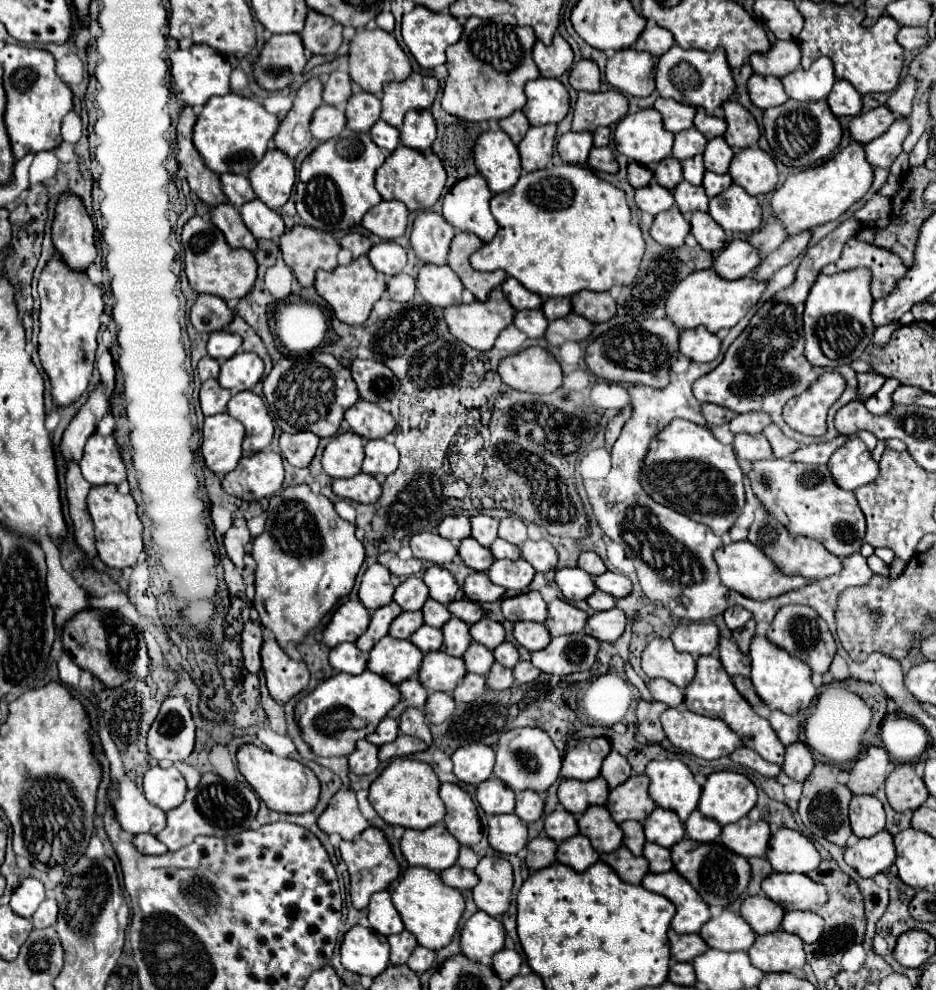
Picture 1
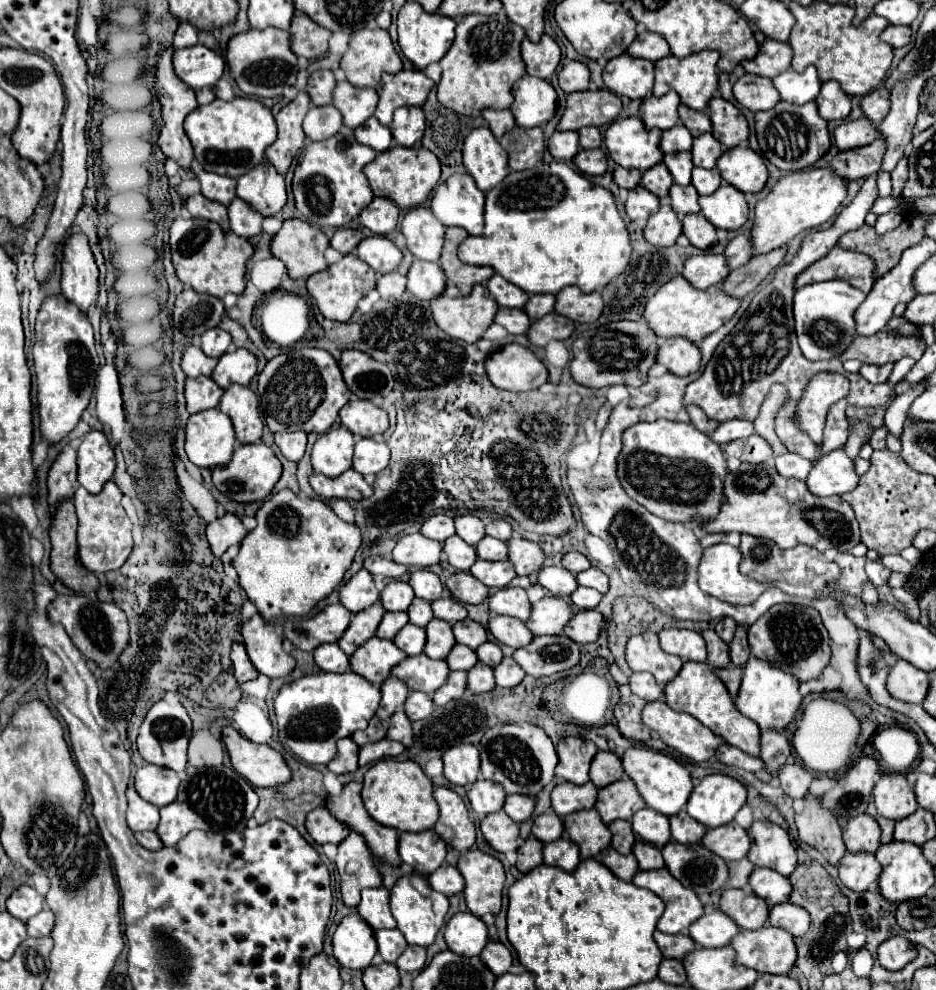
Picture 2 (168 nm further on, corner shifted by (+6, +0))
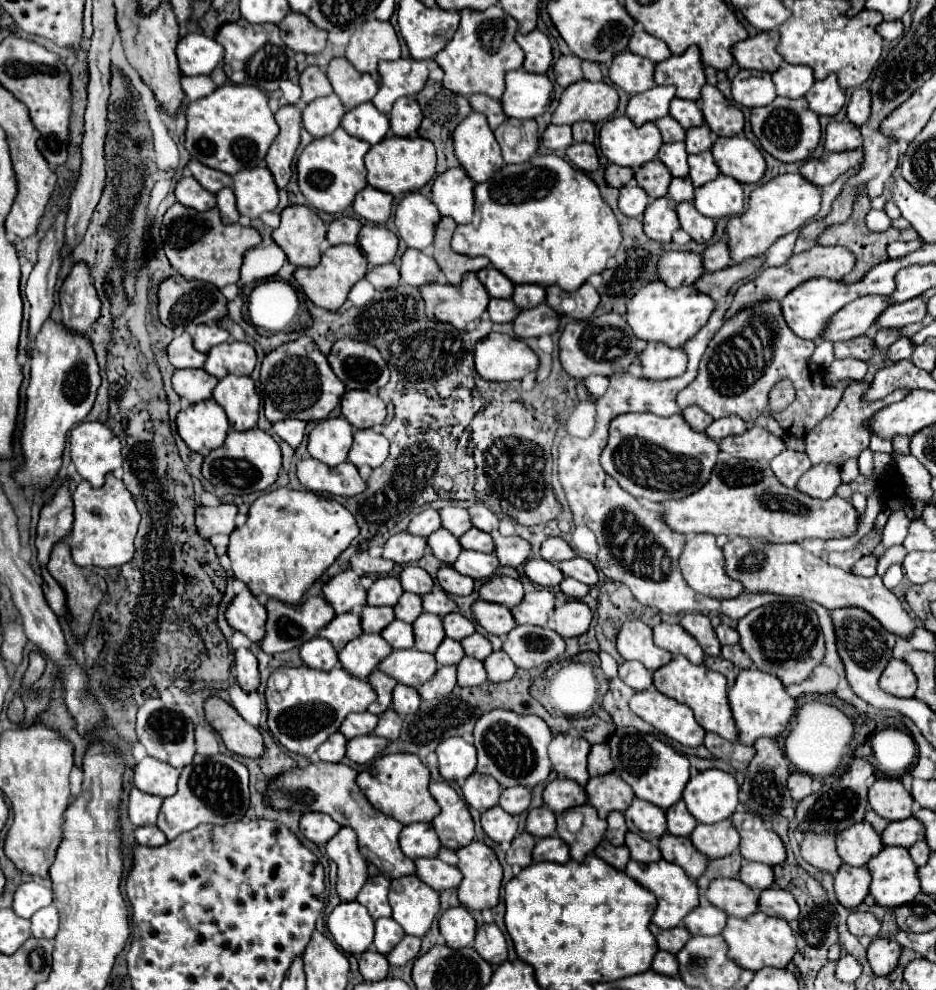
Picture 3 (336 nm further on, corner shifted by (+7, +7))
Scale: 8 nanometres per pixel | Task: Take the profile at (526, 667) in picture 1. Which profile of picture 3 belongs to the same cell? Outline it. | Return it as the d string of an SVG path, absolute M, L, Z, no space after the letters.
M496 651L496 653L490 653L486 659L484 659L484 667L486 667L486 673L488 673L488 681L508 681L510 677L514 677L516 673L516 667L514 663L510 661L510 657L506 657L506 653L502 651Z

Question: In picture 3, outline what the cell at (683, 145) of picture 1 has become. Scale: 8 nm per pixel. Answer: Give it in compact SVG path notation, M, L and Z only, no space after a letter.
M666 115L666 117L662 117L662 119L658 119L658 121L654 121L656 123L656 127L660 129L660 133L662 133L662 139L664 139L664 143L674 143L674 141L684 141L684 129L678 125L678 121L674 121L670 115Z

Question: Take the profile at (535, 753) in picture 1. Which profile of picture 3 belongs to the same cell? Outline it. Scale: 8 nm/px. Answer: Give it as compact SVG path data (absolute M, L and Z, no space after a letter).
M494 709L484 713L474 727L474 747L478 751L478 773L490 775L494 777L502 787L514 787L514 785L522 785L522 787L536 787L540 783L546 781L546 777L550 775L550 757L548 757L548 743L552 741L552 733L548 729L548 725L544 723L544 719L536 717L536 715L518 715L514 711L506 711L506 709Z

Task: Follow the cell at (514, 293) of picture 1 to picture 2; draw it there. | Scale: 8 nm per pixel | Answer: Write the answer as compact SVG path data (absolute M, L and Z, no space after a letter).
M499 274L491 276L491 280L487 282L487 288L501 308L523 308L525 302L529 300L527 292L523 292L515 284L503 280L503 276L499 276Z

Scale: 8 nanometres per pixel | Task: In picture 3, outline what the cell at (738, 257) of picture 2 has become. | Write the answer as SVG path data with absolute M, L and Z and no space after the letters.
M718 241L710 247L706 247L706 251L702 253L702 267L706 273L720 271L728 265L730 265L730 251L728 251L726 241Z

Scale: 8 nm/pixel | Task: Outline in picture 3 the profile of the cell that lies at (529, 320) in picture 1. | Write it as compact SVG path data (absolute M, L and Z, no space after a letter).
M490 299L488 315L494 323L512 323L518 315L518 309L510 299Z

